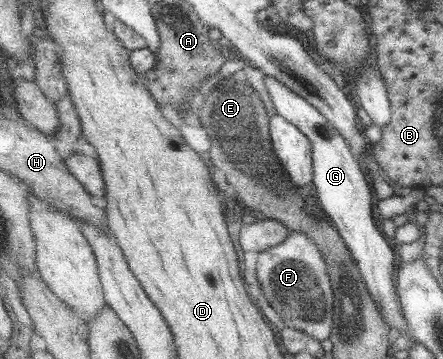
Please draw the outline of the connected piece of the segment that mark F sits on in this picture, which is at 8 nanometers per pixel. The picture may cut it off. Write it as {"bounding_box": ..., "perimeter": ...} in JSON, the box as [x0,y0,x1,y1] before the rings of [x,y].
{"bounding_box":[255,231,335,340],"perimeter":[[[292,231],[281,244],[260,252],[255,269],[267,302],[287,327],[295,327],[317,340],[332,337],[335,289],[325,255],[308,234]]]}

